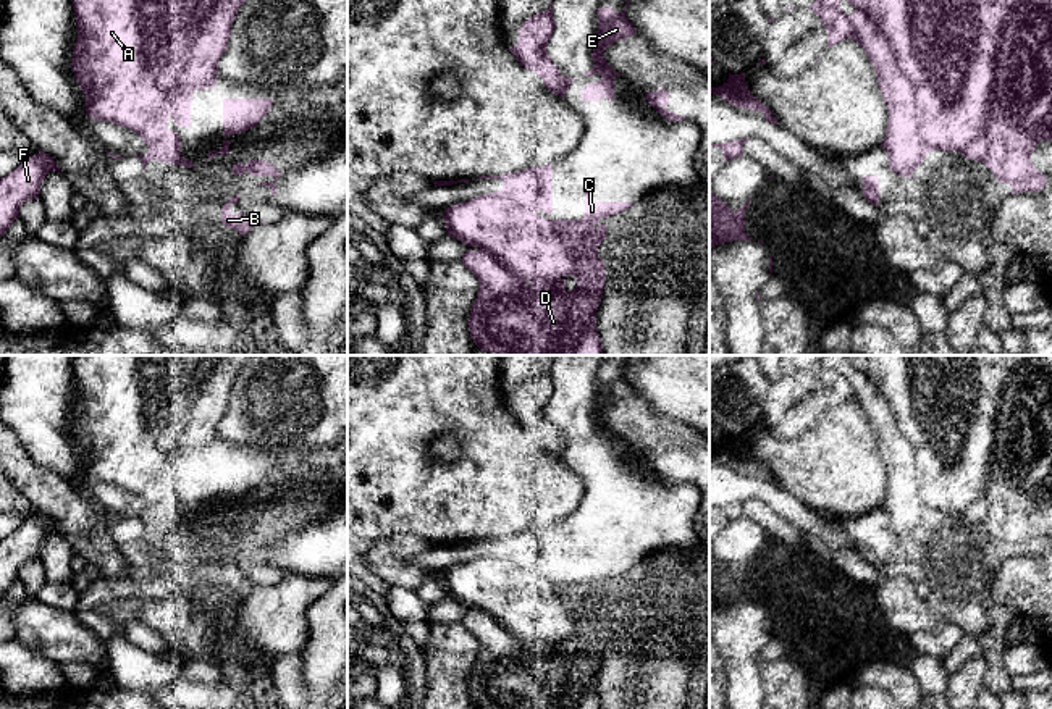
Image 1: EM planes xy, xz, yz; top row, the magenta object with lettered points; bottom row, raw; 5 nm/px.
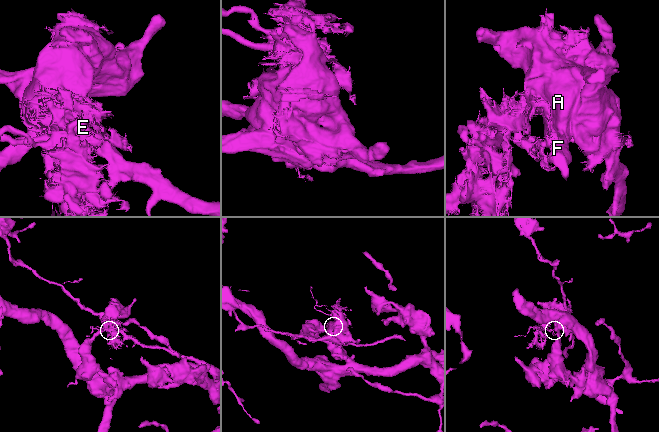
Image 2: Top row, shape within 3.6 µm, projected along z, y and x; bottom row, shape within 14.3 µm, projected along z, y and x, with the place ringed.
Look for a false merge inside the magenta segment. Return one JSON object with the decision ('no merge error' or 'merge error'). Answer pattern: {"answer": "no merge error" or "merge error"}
{"answer": "merge error"}

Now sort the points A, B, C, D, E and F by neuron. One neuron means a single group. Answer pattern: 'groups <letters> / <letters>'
groups A B E F / C D

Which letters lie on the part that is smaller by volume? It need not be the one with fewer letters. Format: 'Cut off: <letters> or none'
Cut off: C, D

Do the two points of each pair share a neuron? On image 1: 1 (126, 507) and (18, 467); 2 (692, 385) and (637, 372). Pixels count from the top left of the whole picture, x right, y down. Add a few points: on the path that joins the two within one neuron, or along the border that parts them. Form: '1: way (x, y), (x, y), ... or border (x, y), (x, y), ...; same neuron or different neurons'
1: border (46, 469), (65, 477), (105, 509); different neurons
2: way (679, 377), (650, 375); same neuron

